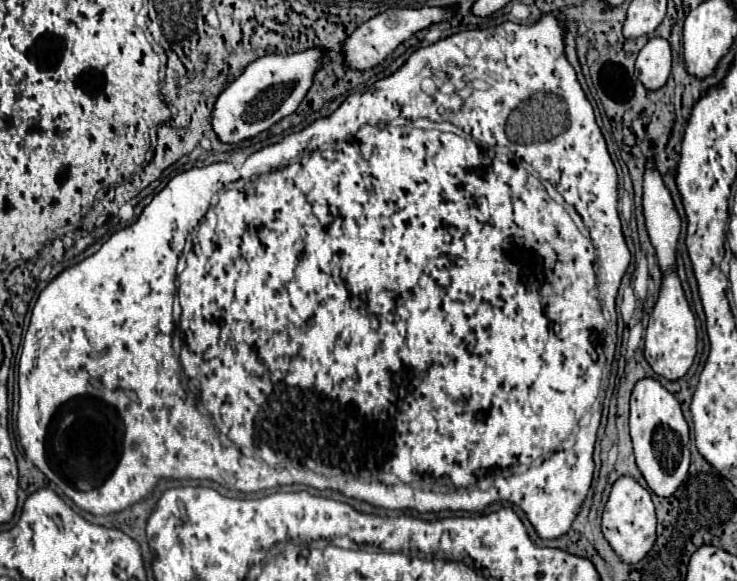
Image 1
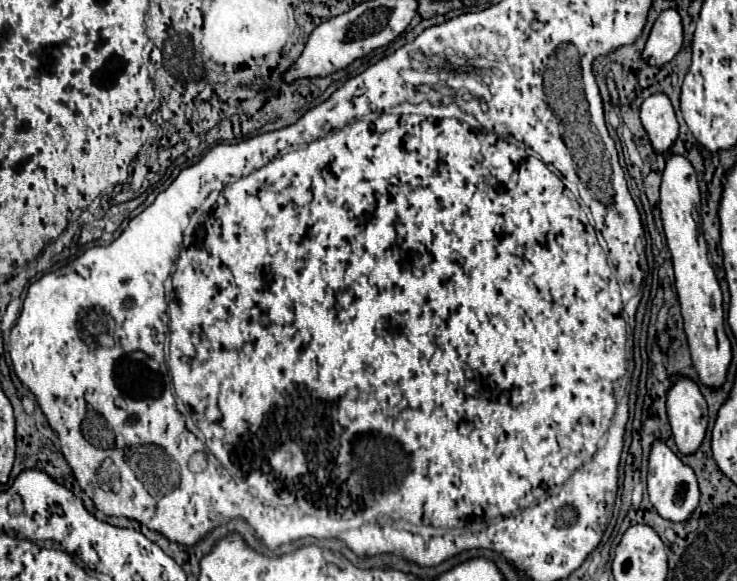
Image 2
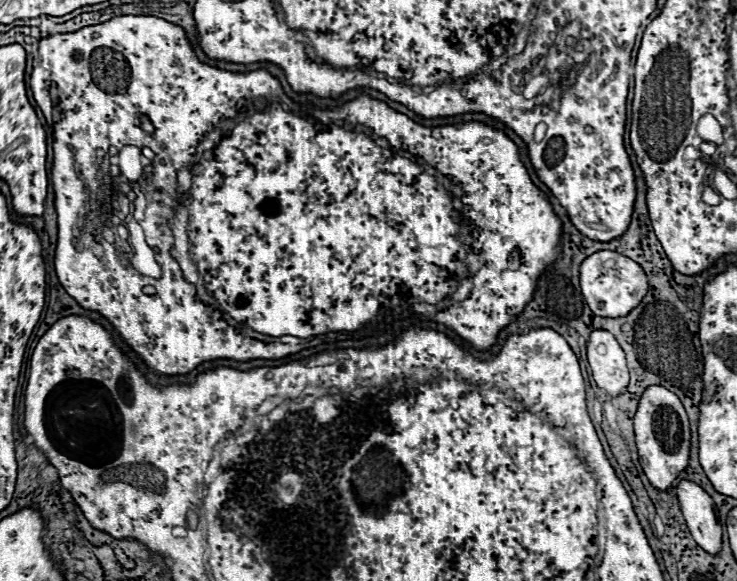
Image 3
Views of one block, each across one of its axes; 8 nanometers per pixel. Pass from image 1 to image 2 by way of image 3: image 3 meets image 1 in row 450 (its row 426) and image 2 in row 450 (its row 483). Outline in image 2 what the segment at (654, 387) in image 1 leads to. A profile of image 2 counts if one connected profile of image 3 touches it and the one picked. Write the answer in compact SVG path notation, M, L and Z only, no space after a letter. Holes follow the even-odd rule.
M660 438L652 442L652 450L648 456L648 494L658 514L672 522L688 520L688 516L694 512L700 500L700 490L694 470L688 464L684 464Z

